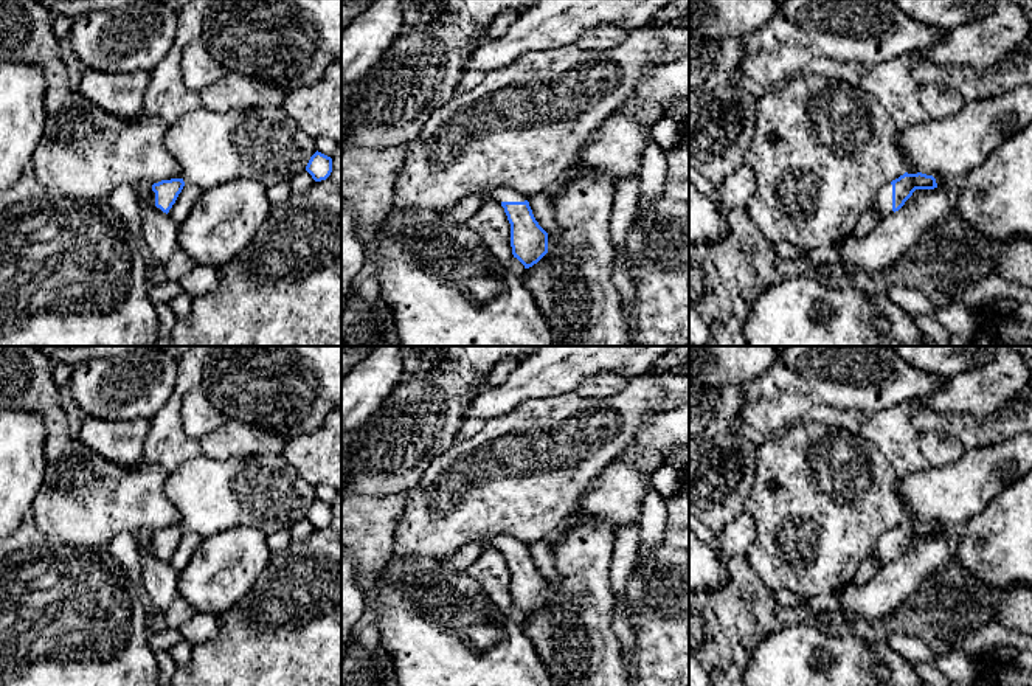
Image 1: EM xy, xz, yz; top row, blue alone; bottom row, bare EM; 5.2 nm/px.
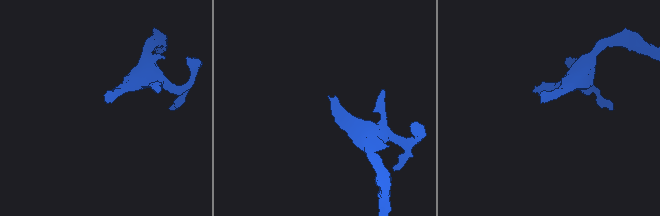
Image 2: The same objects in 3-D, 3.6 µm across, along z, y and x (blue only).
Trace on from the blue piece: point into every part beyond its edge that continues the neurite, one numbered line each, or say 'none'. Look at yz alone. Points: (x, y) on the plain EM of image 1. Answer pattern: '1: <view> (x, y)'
1: yz (883, 553)

